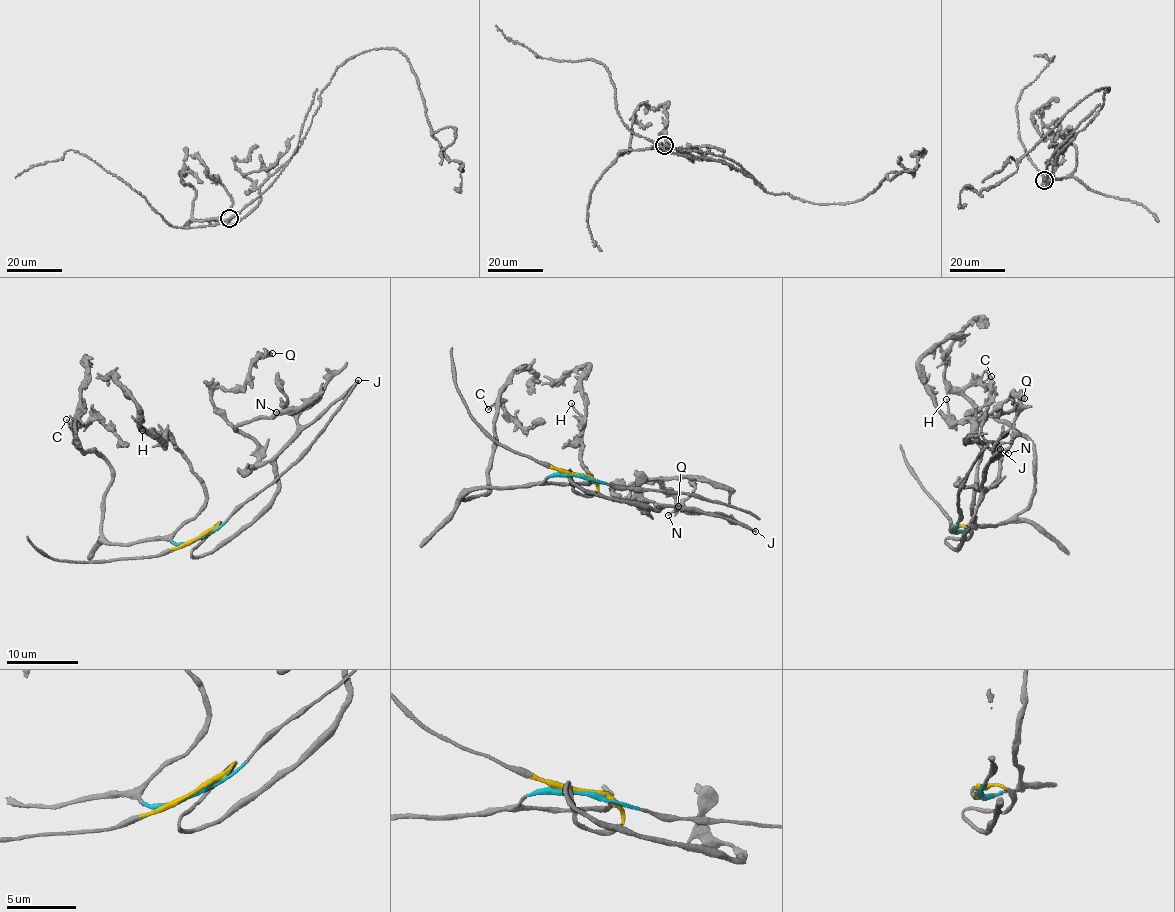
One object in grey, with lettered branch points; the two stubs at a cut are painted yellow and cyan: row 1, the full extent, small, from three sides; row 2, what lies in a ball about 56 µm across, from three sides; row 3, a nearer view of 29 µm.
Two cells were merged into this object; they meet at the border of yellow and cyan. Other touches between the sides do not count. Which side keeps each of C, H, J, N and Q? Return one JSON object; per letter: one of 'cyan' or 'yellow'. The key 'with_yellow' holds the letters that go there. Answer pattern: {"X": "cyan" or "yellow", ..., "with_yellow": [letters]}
{"C": "cyan", "H": "cyan", "J": "yellow", "N": "yellow", "Q": "yellow", "with_yellow": ["J", "N", "Q"]}

